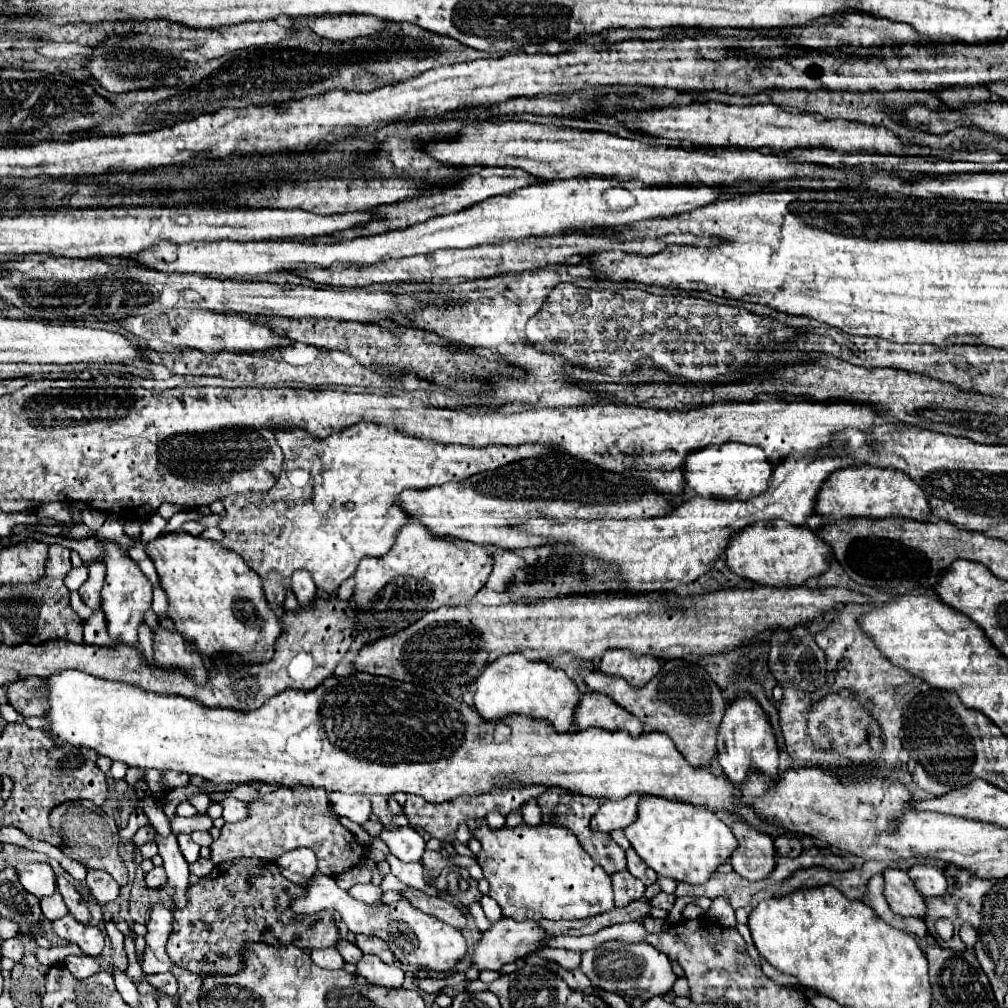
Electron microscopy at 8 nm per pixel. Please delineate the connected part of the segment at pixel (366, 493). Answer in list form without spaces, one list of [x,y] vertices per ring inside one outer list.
[[[367,423],[345,429],[343,433],[335,433],[327,439],[313,439],[301,429],[279,433],[279,439],[285,439],[285,461],[275,485],[263,493],[237,493],[221,499],[225,515],[221,515],[219,521],[219,529],[225,533],[221,543],[229,551],[241,555],[243,561],[261,577],[265,597],[273,605],[283,605],[285,595],[291,589],[291,575],[297,569],[309,571],[319,589],[335,593],[339,585],[355,573],[359,559],[383,557],[391,549],[399,527],[407,523],[407,513],[397,505],[397,495],[403,489],[425,489],[433,485],[443,485],[447,481],[461,481],[475,473],[503,467],[511,461],[553,453],[551,449],[539,445],[489,445],[483,449],[443,445],[405,437],[395,433],[395,429]]]

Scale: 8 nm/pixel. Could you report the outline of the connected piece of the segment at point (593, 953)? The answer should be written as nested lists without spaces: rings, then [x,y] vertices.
[[[609,941],[605,945],[601,945],[601,947],[585,951],[581,955],[579,969],[599,989],[623,993],[623,995],[629,995],[629,997],[641,997],[641,999],[649,999],[653,995],[663,995],[663,993],[671,991],[671,987],[673,987],[673,983],[677,979],[673,969],[671,969],[669,957],[665,953],[657,951],[649,943]]]

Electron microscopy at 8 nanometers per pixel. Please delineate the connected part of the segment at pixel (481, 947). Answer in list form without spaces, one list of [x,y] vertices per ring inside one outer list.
[[[503,917],[501,921],[493,923],[491,929],[483,931],[479,941],[475,943],[473,947],[473,953],[471,953],[471,965],[477,967],[479,971],[499,971],[505,963],[511,963],[511,961],[517,961],[521,957],[525,957],[527,953],[531,951],[537,951],[541,945],[539,941],[545,937],[545,931],[535,923],[535,921],[513,921],[513,919],[507,919]]]

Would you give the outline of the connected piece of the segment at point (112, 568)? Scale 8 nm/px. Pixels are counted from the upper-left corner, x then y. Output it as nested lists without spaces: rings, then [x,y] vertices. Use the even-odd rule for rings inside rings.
[[[113,543],[105,545],[103,561],[107,561],[107,577],[105,577],[105,585],[103,585],[103,591],[101,591],[101,609],[103,609],[105,619],[107,619],[109,637],[115,643],[129,645],[129,647],[139,647],[137,631],[145,623],[145,613],[151,609],[153,587],[151,587],[149,579],[141,573],[141,569],[131,561],[131,557],[125,555]]]

